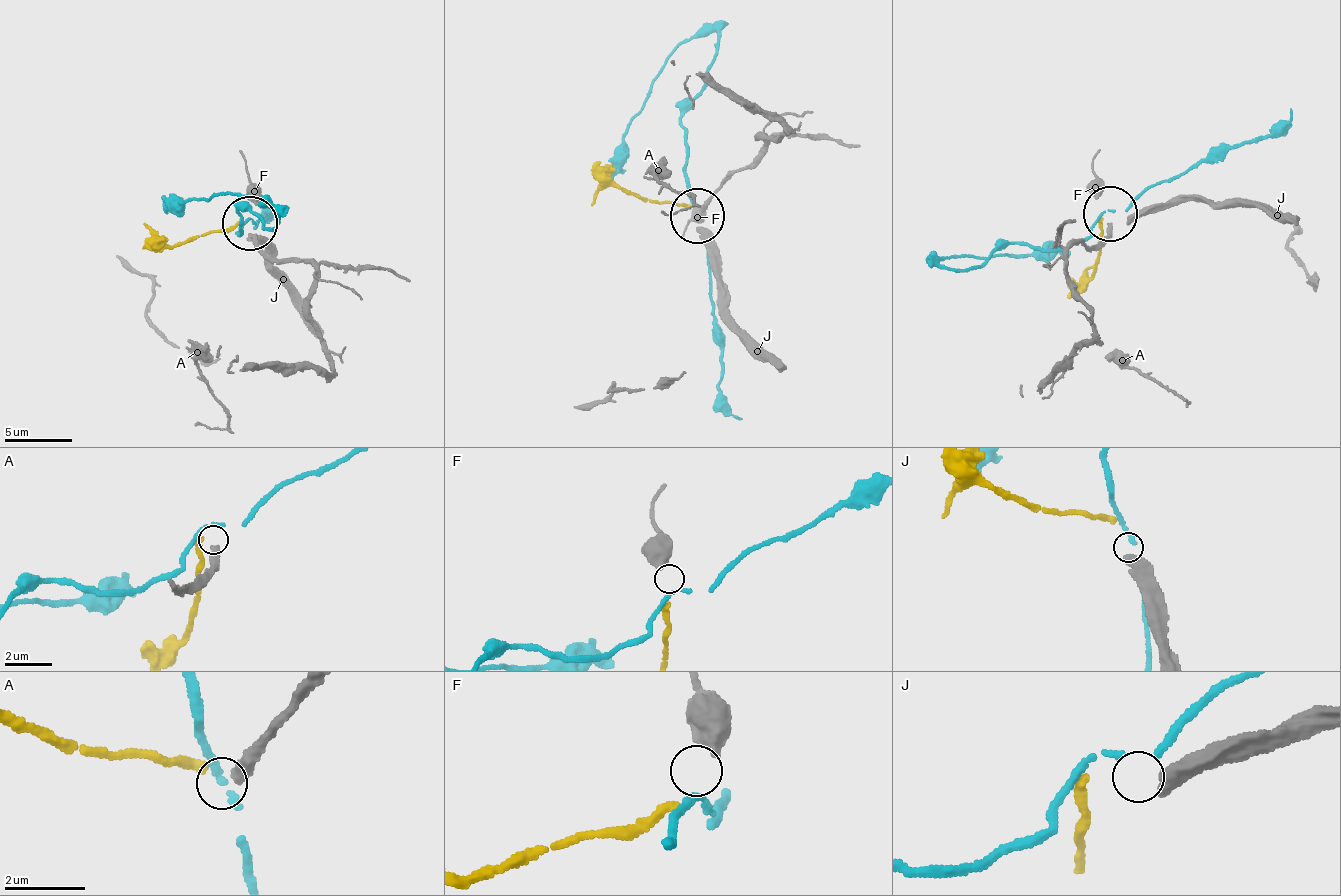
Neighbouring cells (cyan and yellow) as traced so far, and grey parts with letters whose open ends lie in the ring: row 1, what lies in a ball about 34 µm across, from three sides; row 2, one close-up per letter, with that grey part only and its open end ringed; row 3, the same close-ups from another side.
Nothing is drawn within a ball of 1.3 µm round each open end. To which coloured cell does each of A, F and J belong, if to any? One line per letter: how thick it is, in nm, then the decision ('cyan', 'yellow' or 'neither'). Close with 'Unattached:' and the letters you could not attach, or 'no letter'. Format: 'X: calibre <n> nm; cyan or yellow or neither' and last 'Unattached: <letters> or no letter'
A: calibre 340 nm; yellow
F: calibre 550 nm; cyan
J: calibre 500 nm; neither
Unattached: J

